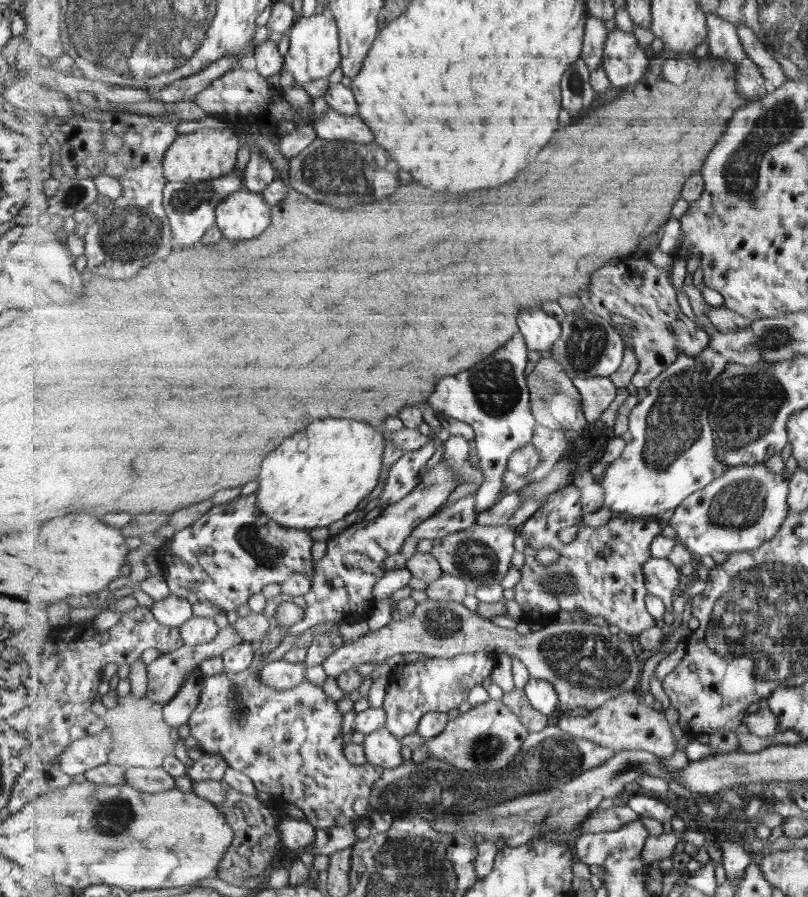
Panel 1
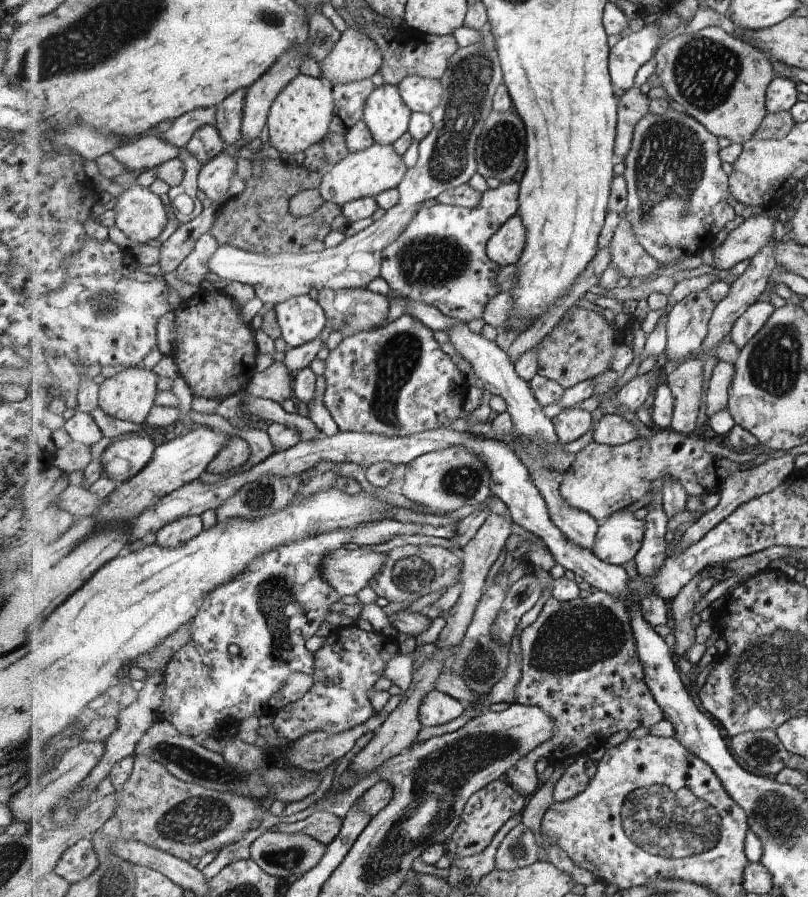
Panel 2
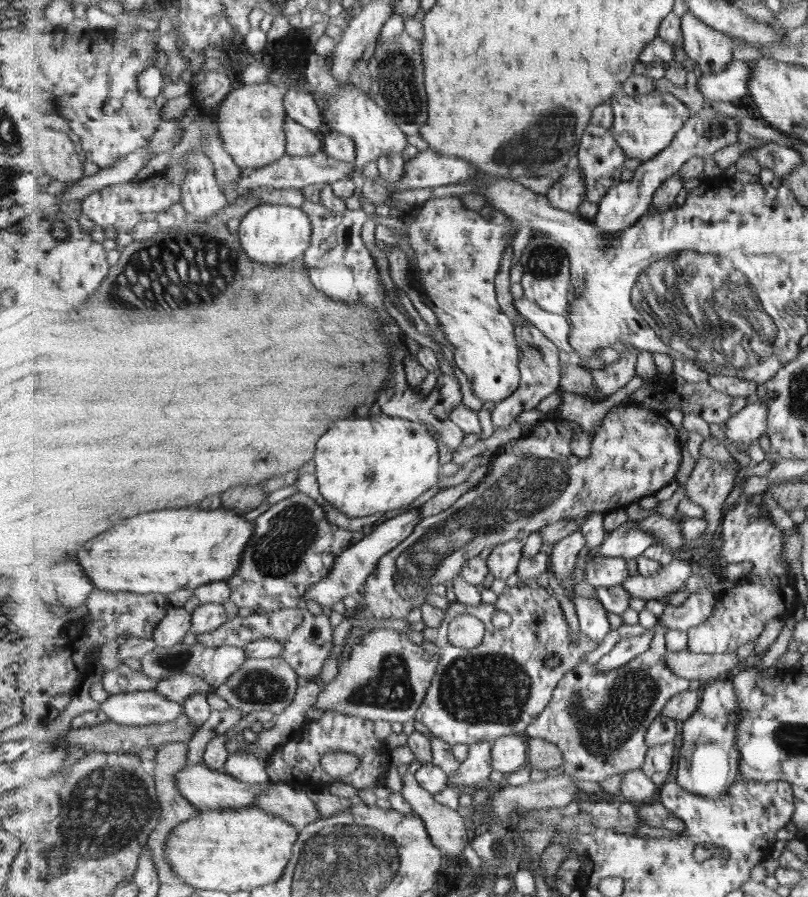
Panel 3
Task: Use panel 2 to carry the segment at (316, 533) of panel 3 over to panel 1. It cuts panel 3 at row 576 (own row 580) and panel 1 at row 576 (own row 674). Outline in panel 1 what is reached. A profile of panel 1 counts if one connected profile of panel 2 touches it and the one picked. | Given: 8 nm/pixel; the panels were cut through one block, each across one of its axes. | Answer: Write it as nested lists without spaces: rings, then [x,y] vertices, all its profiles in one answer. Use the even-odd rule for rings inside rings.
[[[251,493],[249,496],[238,496],[236,499],[233,499],[231,502],[226,502],[222,505],[213,505],[200,519],[197,519],[193,524],[181,529],[176,533],[172,538],[166,540],[164,545],[159,550],[160,561],[165,566],[164,577],[168,580],[168,585],[170,586],[171,592],[173,595],[178,596],[182,599],[187,599],[191,604],[197,604],[197,602],[210,602],[211,604],[216,604],[218,608],[228,611],[235,611],[239,606],[247,604],[247,600],[261,592],[265,586],[269,584],[279,584],[280,586],[287,582],[289,576],[293,573],[303,573],[309,575],[312,580],[314,576],[315,565],[313,560],[313,554],[311,554],[311,548],[313,548],[313,538],[309,535],[309,531],[306,529],[298,528],[287,528],[281,526],[278,522],[275,522],[272,518],[269,518],[259,507],[257,502],[256,493]],[[212,548],[214,551],[212,554],[209,554],[207,550]]]

